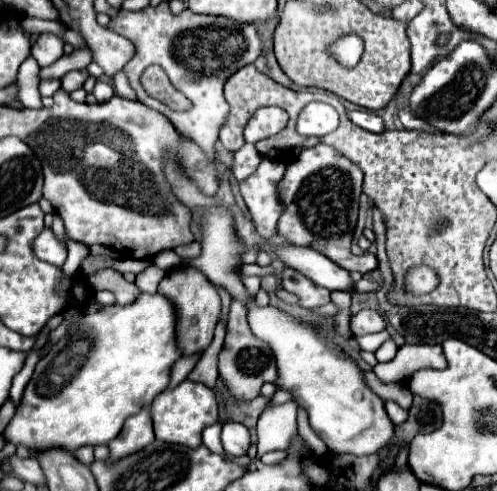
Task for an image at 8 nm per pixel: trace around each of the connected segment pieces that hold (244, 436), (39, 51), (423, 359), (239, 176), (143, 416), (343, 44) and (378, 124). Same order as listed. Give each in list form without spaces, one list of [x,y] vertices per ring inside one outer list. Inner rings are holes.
[[[226,422],[222,426],[222,446],[230,456],[246,456],[250,448],[248,428],[238,422]]]
[[[40,34],[36,44],[32,46],[32,56],[38,60],[40,66],[50,66],[58,58],[62,58],[64,42],[54,34]]]
[[[404,344],[394,360],[376,364],[374,374],[380,382],[404,382],[420,368],[446,368],[440,344]]]
[[[246,144],[242,146],[238,152],[234,152],[234,160],[232,160],[232,174],[236,176],[236,180],[244,180],[248,178],[248,174],[252,174],[256,170],[256,166],[260,164],[262,156],[258,154],[258,150],[254,148],[254,144]]]
[[[144,406],[138,414],[130,416],[124,422],[124,428],[120,434],[110,440],[110,458],[120,458],[120,454],[132,454],[132,450],[138,450],[140,446],[148,446],[148,442],[154,440],[152,430],[152,416],[150,406]]]
[[[356,34],[340,36],[336,42],[328,46],[328,52],[336,58],[336,62],[344,68],[354,68],[360,60],[360,48],[364,48],[364,42]]]
[[[356,110],[356,112],[350,112],[350,120],[354,124],[358,124],[360,128],[364,128],[364,130],[370,130],[372,128],[372,132],[376,132],[376,134],[384,132],[384,120],[380,116],[376,116],[374,112]]]

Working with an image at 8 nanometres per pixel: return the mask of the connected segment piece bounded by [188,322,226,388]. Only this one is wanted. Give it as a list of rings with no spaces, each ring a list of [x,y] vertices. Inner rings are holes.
[[[218,322],[212,346],[208,346],[208,350],[200,356],[198,364],[194,366],[194,370],[188,374],[190,380],[202,382],[208,388],[214,388],[214,384],[218,380],[218,354],[220,354],[222,344],[224,344],[224,334],[226,334],[226,326],[222,322]]]

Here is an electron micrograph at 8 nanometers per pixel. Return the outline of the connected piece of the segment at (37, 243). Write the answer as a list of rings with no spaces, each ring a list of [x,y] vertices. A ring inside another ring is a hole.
[[[44,228],[40,236],[36,236],[32,248],[34,248],[36,258],[50,262],[54,266],[62,266],[66,260],[66,244],[56,238],[52,228]]]

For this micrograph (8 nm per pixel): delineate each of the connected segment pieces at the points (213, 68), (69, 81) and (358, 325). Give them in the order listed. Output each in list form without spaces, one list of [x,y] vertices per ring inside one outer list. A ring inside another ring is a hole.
[[[162,2],[158,6],[148,6],[140,12],[120,10],[114,18],[110,18],[106,28],[136,44],[136,56],[122,68],[122,72],[128,76],[130,86],[138,94],[138,100],[162,112],[184,138],[196,142],[204,150],[206,158],[214,160],[214,142],[218,140],[218,130],[226,124],[230,112],[228,102],[222,94],[222,86],[226,78],[234,74],[240,66],[252,64],[258,58],[262,44],[256,26],[228,22],[228,18],[198,16],[190,10],[174,16],[168,8],[168,2]],[[150,64],[160,64],[168,74],[172,86],[180,90],[186,98],[190,98],[194,108],[186,112],[174,112],[162,102],[148,96],[140,86],[140,72]]]
[[[76,70],[76,72],[68,72],[68,74],[64,74],[62,78],[60,78],[60,84],[62,84],[62,90],[66,90],[66,92],[72,92],[72,90],[78,90],[78,88],[82,88],[82,84],[84,84],[84,80],[88,78],[88,72],[84,70]]]
[[[360,310],[350,320],[350,330],[352,330],[354,336],[382,332],[384,328],[386,328],[386,322],[384,322],[382,314],[376,312],[376,310]]]

